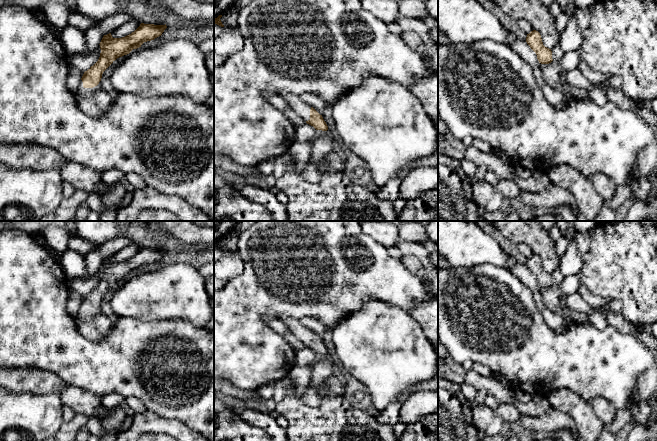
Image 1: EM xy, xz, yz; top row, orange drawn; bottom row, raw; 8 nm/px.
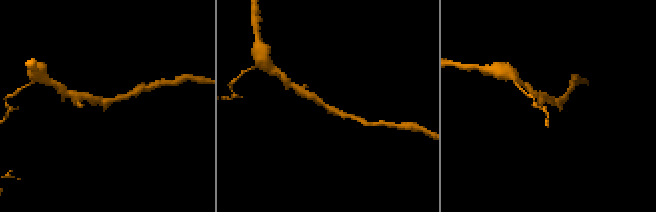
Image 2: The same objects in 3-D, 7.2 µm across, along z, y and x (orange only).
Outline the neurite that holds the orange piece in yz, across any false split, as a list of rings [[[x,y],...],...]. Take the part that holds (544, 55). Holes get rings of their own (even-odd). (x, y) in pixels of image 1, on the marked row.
[[[533,30],[529,34],[527,34],[526,42],[530,46],[530,48],[536,53],[543,78],[549,86],[556,89],[560,93],[563,93],[568,100],[591,100],[588,90],[573,87],[569,84],[563,84],[561,82],[561,66],[558,62],[555,62],[552,59],[552,51],[551,49],[543,45],[541,35],[538,31]]]

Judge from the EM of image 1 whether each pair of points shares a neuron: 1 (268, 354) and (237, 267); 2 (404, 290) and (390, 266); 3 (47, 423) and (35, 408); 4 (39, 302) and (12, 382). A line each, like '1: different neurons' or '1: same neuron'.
1: different neurons
2: same neuron
3: same neuron
4: different neurons

